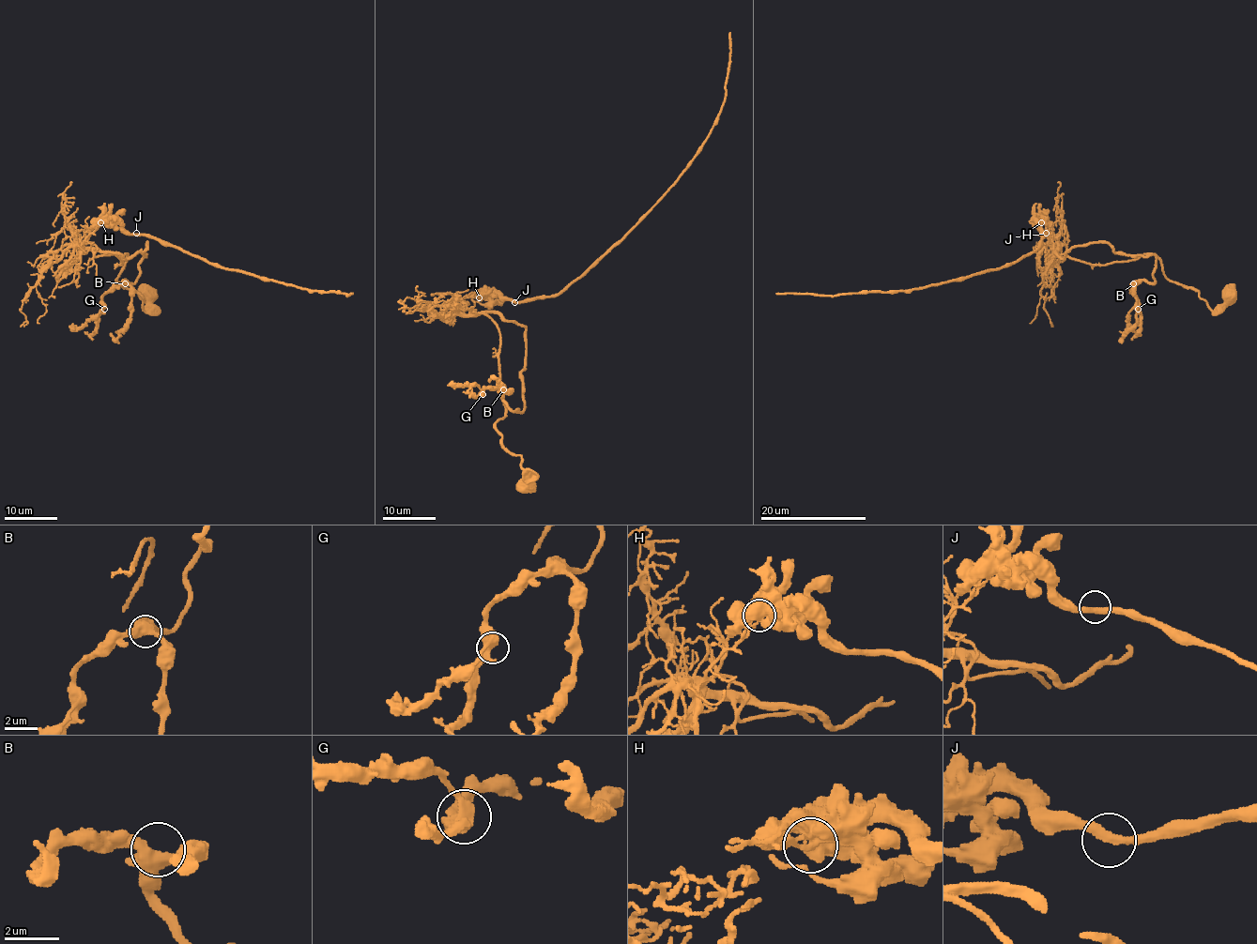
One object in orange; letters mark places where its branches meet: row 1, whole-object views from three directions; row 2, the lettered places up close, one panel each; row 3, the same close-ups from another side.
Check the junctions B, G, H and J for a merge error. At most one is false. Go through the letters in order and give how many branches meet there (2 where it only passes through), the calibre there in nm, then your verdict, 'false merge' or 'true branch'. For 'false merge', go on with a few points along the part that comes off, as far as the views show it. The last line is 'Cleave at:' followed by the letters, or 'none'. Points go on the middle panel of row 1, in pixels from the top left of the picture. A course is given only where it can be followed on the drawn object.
B: branches 3; calibre 500 nm; true branch
G: branches 3; calibre 480 nm; true branch
H: branches 2; calibre 500 nm; false merge; course (480, 296), (525, 302), (564, 290), (602, 258), (657, 201), (705, 140), (720, 111), (730, 52), (729, 33)
J: branches 2; calibre 360 nm; true branch
Cleave at: H

